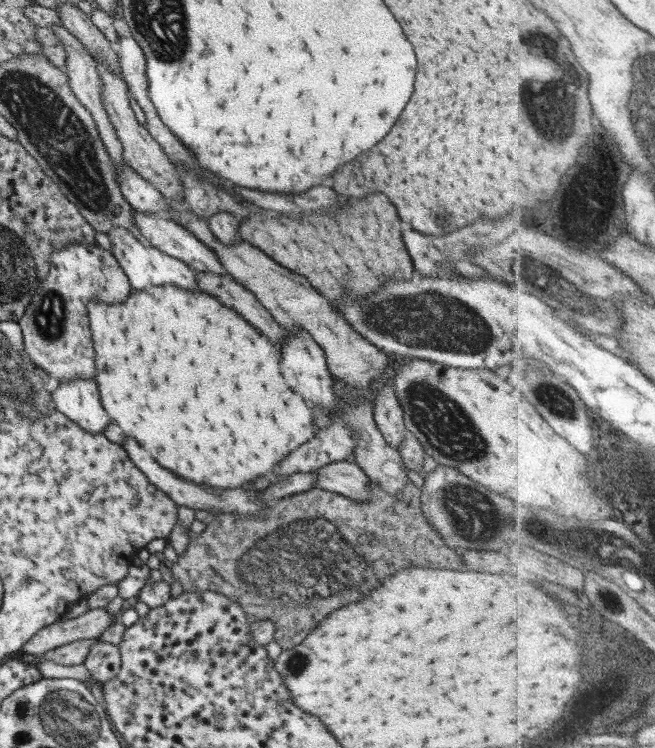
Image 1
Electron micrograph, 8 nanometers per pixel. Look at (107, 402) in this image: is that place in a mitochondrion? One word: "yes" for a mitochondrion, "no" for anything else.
no

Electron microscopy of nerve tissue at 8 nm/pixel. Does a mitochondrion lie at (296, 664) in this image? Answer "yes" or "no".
yes

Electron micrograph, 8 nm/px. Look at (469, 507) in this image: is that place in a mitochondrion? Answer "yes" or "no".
yes

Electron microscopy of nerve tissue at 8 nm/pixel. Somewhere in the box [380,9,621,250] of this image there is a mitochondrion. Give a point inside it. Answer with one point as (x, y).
(555, 101)

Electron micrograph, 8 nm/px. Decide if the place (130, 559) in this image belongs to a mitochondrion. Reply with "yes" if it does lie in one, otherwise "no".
no

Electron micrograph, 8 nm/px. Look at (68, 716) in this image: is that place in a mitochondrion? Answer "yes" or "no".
yes

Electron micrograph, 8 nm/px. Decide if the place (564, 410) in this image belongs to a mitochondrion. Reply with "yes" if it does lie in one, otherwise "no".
yes

